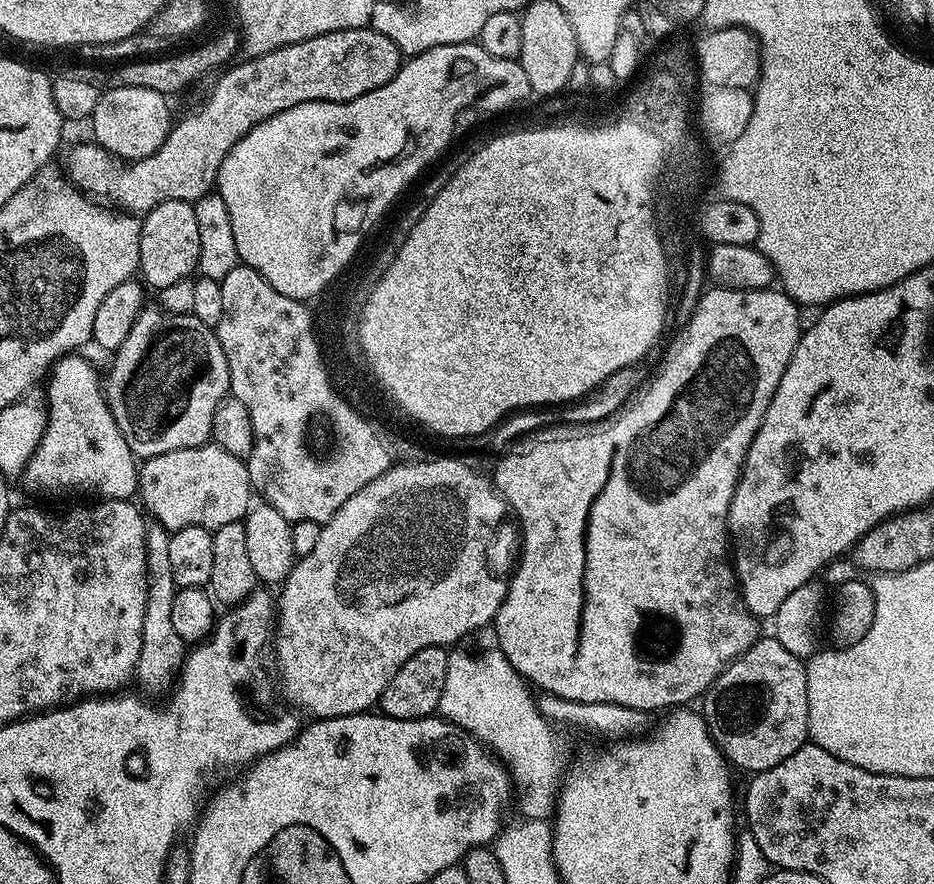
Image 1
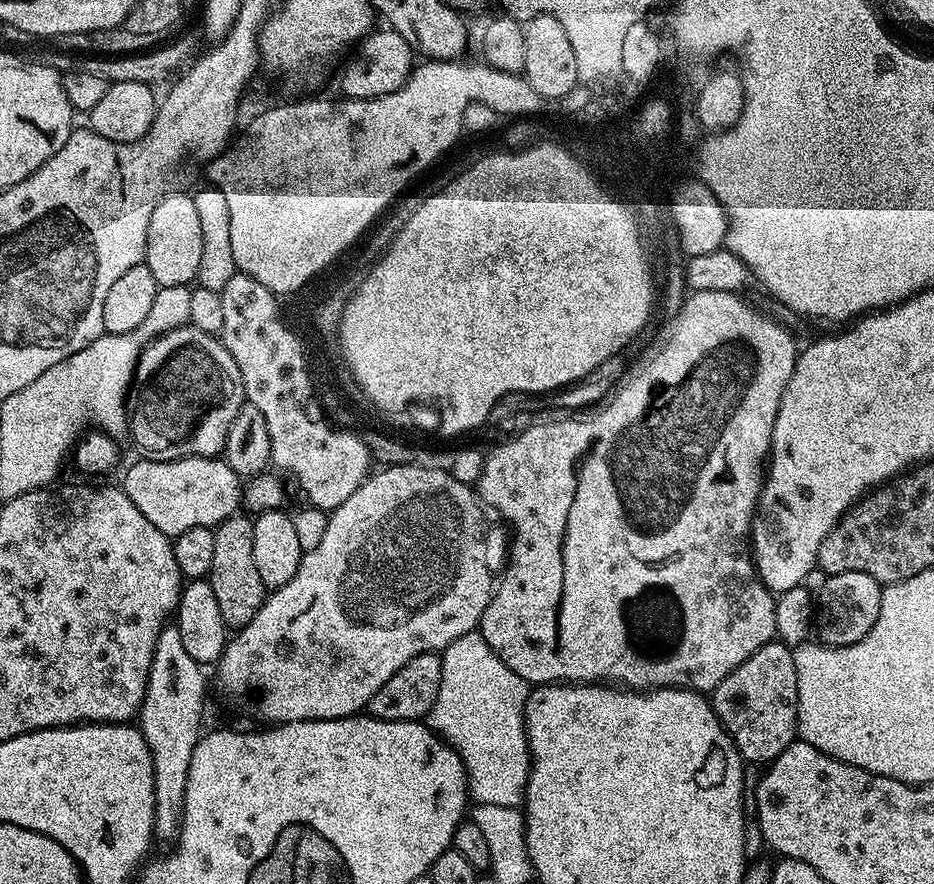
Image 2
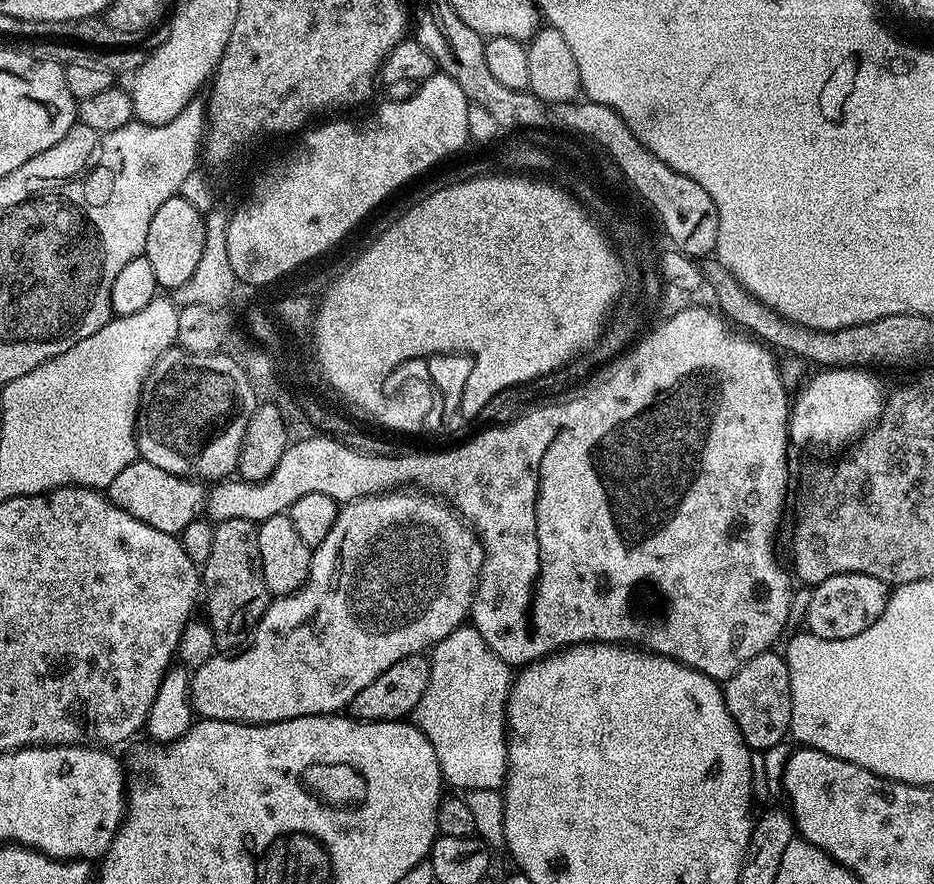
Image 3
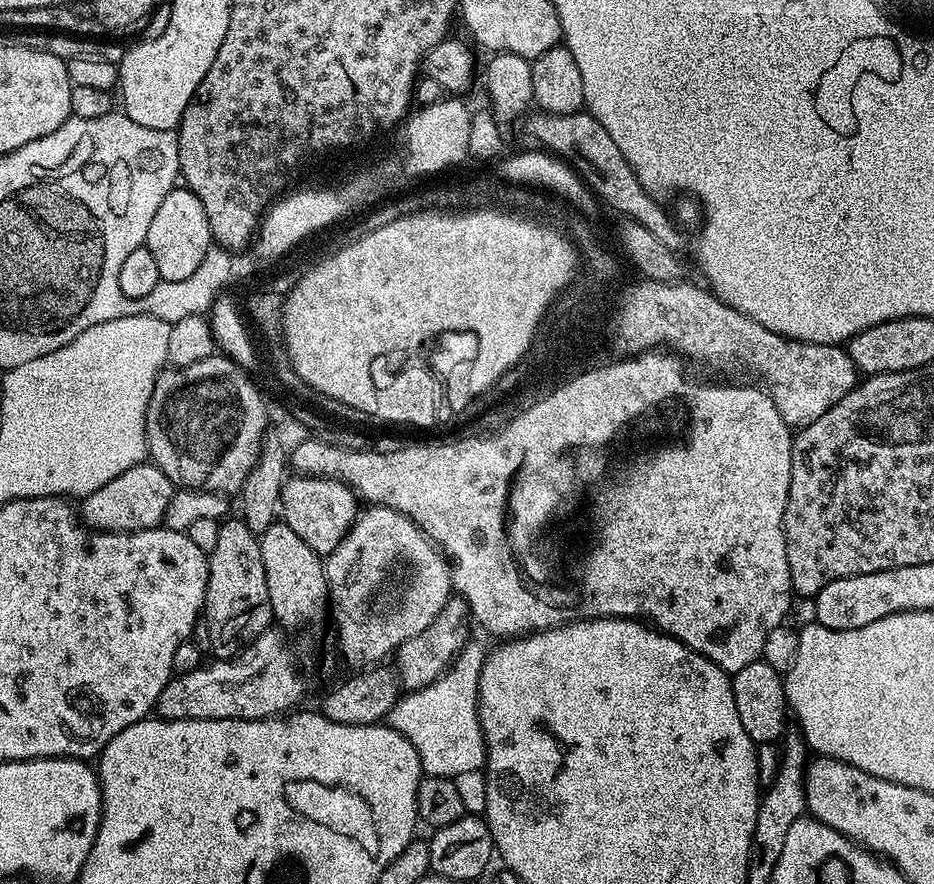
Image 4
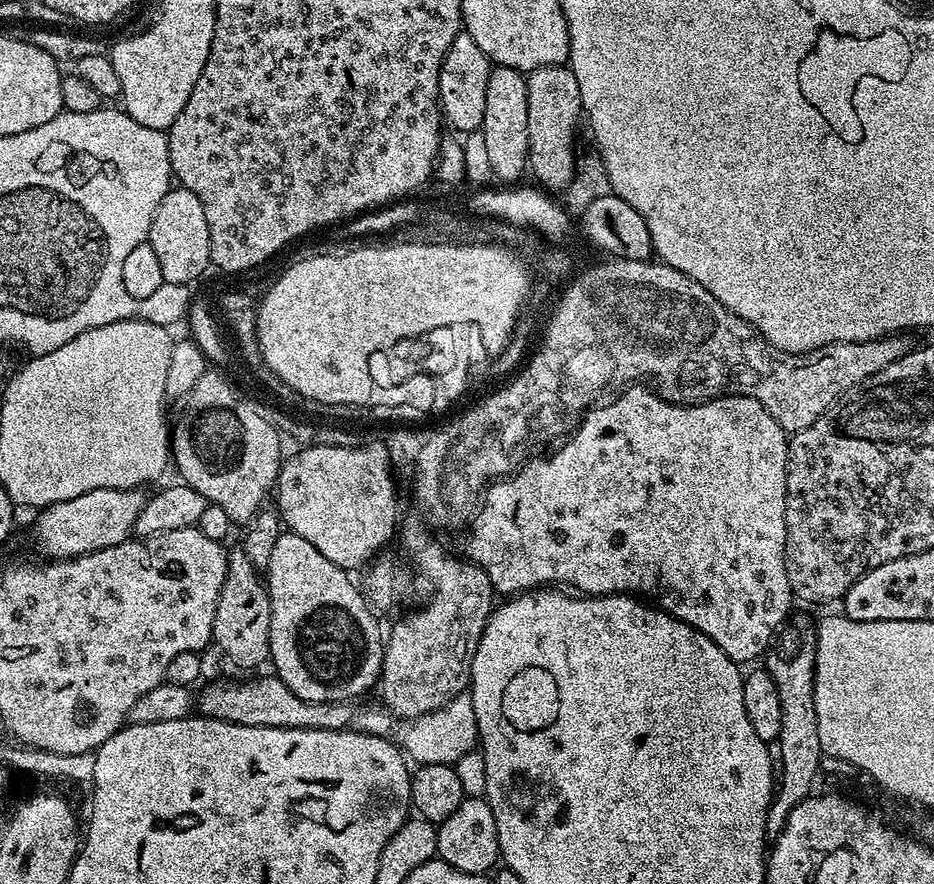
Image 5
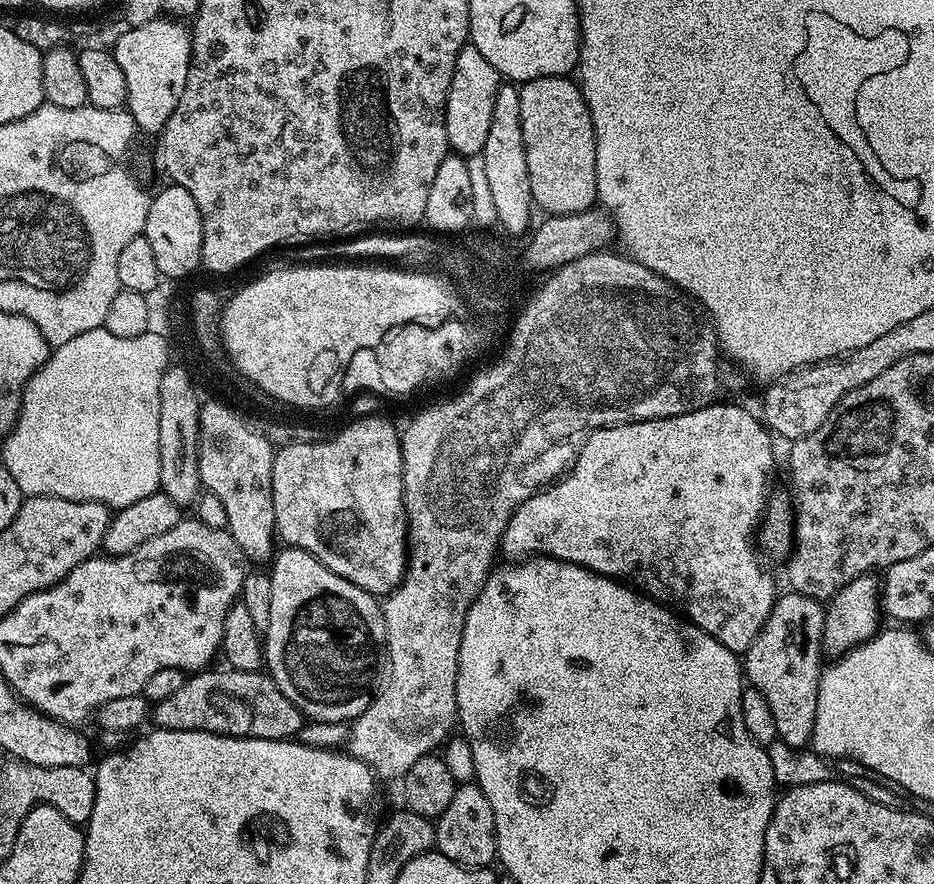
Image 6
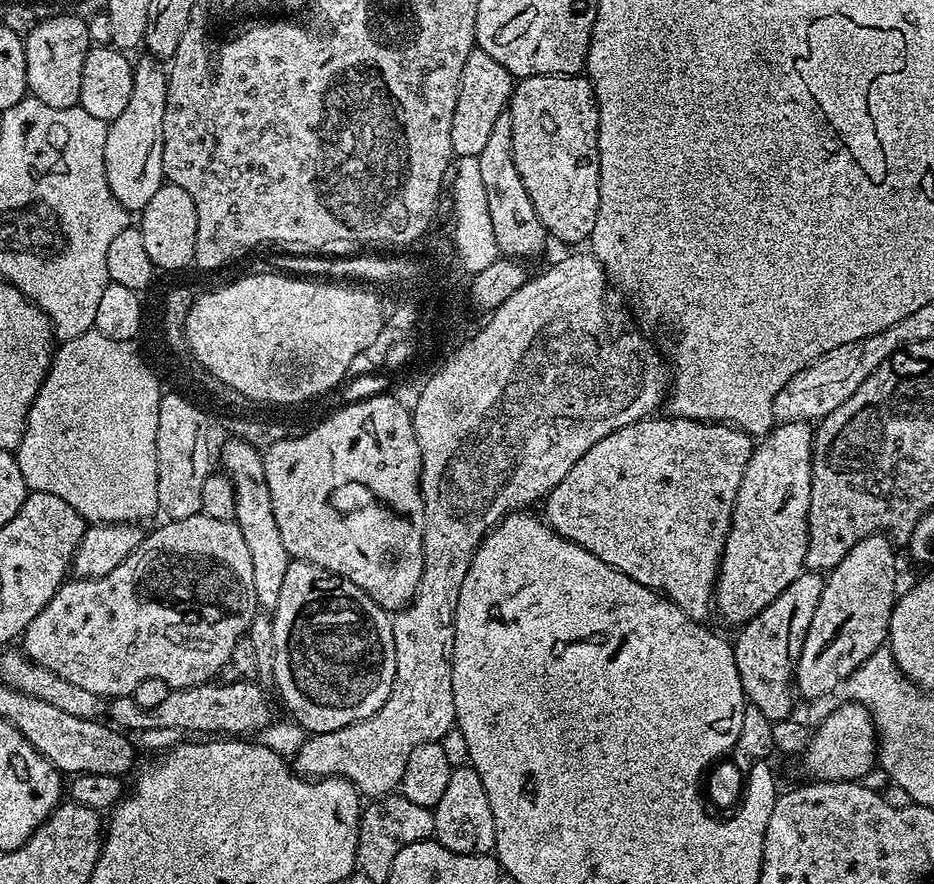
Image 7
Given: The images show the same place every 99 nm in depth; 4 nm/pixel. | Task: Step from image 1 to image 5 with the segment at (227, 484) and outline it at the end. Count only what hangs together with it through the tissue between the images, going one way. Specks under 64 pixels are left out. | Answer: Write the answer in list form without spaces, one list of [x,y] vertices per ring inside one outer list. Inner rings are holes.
[[[99,488],[39,509],[35,513],[36,544],[41,554],[55,562],[118,546],[133,535],[138,514],[144,509],[146,496],[142,493],[140,488]]]

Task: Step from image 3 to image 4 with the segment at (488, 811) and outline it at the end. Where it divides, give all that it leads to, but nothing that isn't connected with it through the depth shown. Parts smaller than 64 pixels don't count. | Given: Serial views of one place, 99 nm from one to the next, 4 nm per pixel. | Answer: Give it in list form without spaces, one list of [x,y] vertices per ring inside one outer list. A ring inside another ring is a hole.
[[[475,642],[465,644],[447,672],[443,672],[430,686],[401,695],[386,717],[388,727],[398,730],[411,742],[414,750],[418,750],[425,775],[455,779],[462,806],[468,814],[483,814],[486,810],[488,777],[481,770],[488,759],[488,745],[484,742],[484,731],[480,725],[480,671],[485,659],[486,648]]]

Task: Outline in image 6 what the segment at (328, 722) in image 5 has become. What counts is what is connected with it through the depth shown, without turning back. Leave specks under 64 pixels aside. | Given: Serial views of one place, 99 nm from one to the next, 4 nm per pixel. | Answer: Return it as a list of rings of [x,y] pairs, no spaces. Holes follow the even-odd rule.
[[[221,667],[221,672],[201,670],[189,675],[184,685],[170,698],[155,701],[150,720],[156,728],[198,730],[219,736],[249,736],[267,740],[291,740],[299,737],[306,717],[268,675],[267,671],[243,672]]]

